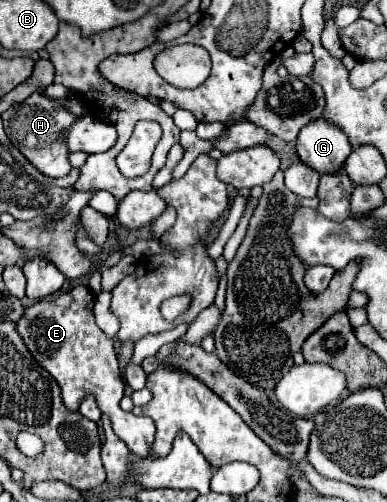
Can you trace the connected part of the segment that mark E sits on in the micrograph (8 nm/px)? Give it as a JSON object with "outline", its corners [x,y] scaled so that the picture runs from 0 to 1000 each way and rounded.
{"outline":[[[196,568],[191,576],[155,584],[134,600],[98,600],[72,612],[62,631],[41,643],[47,663],[72,687],[83,711],[150,759],[160,771],[160,791],[171,795],[171,811],[196,819],[222,783],[243,783],[253,811],[264,823],[284,827],[295,863],[331,886],[331,894],[367,910],[393,914],[393,878],[398,878],[398,839],[377,831],[351,831],[346,823],[326,823],[310,815],[310,795],[320,791],[320,763],[305,739],[305,711],[295,699],[289,675],[248,647],[243,639],[243,584]]]}

